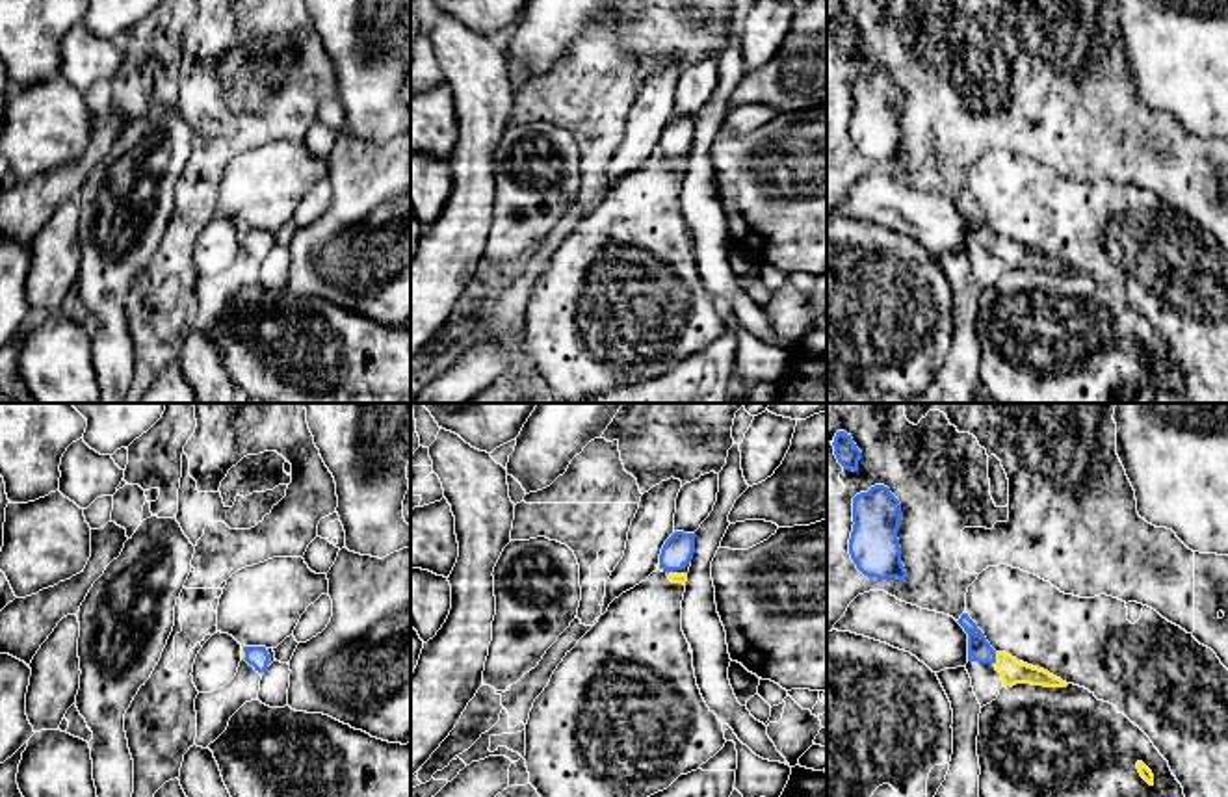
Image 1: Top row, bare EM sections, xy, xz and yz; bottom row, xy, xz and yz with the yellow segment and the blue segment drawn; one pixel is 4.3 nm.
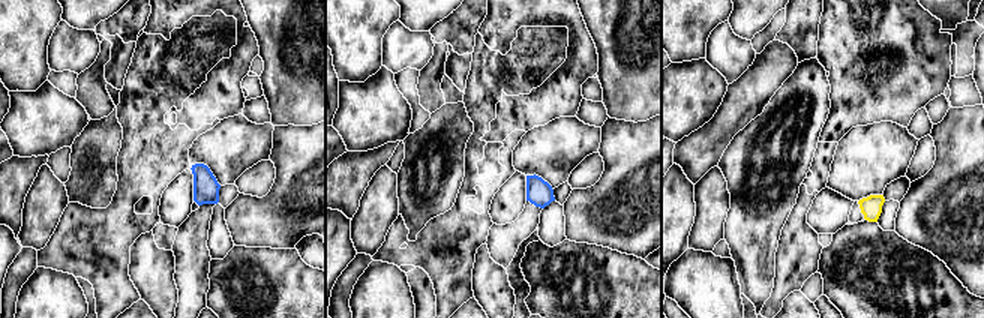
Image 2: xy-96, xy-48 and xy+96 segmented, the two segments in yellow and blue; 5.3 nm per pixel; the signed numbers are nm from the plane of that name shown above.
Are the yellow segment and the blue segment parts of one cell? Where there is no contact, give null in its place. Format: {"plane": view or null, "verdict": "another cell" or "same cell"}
{"plane": "yz", "verdict": "same cell"}

